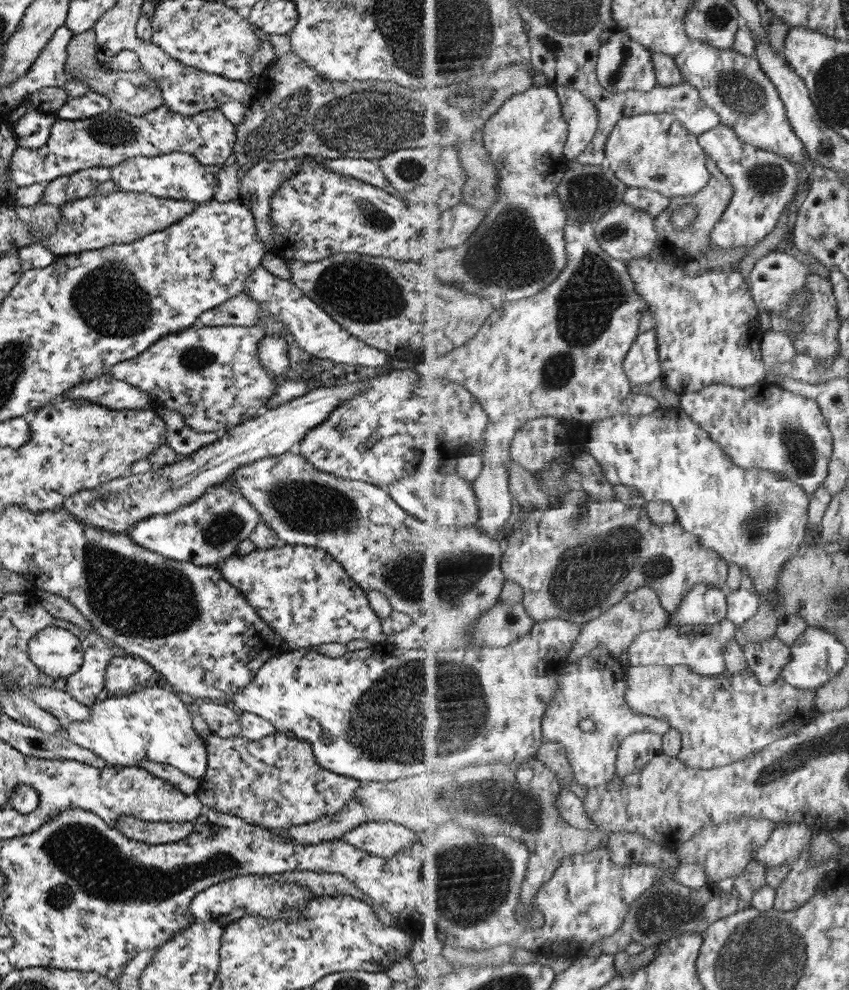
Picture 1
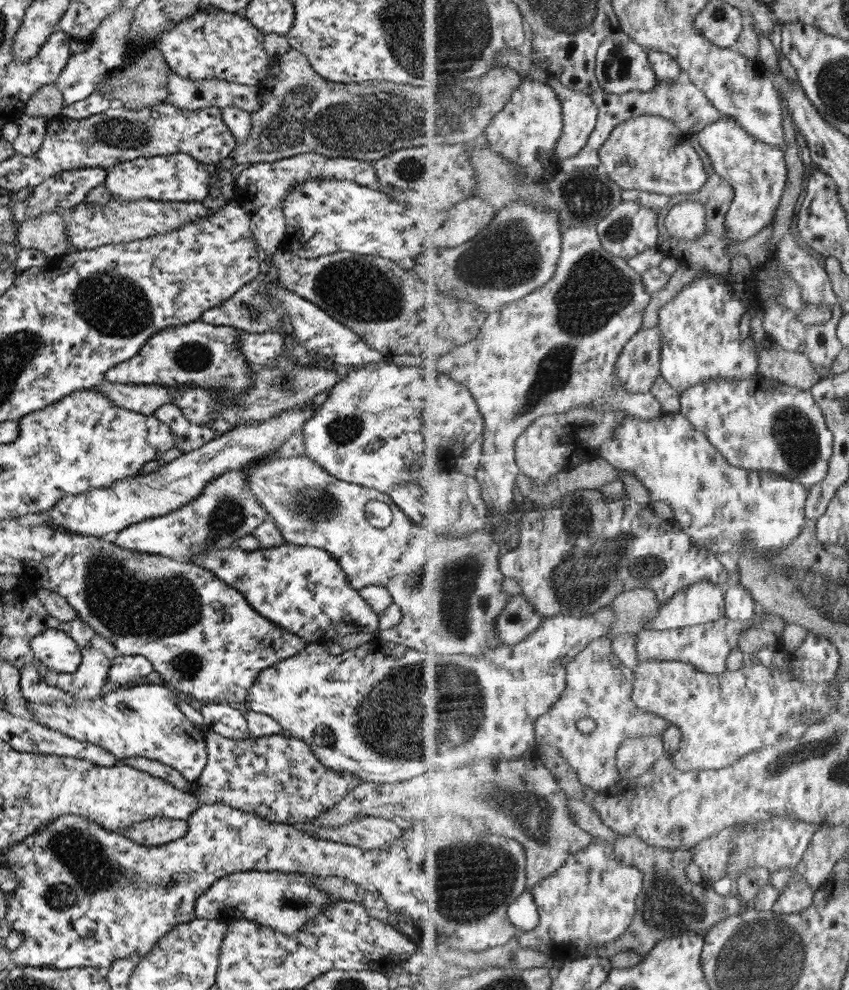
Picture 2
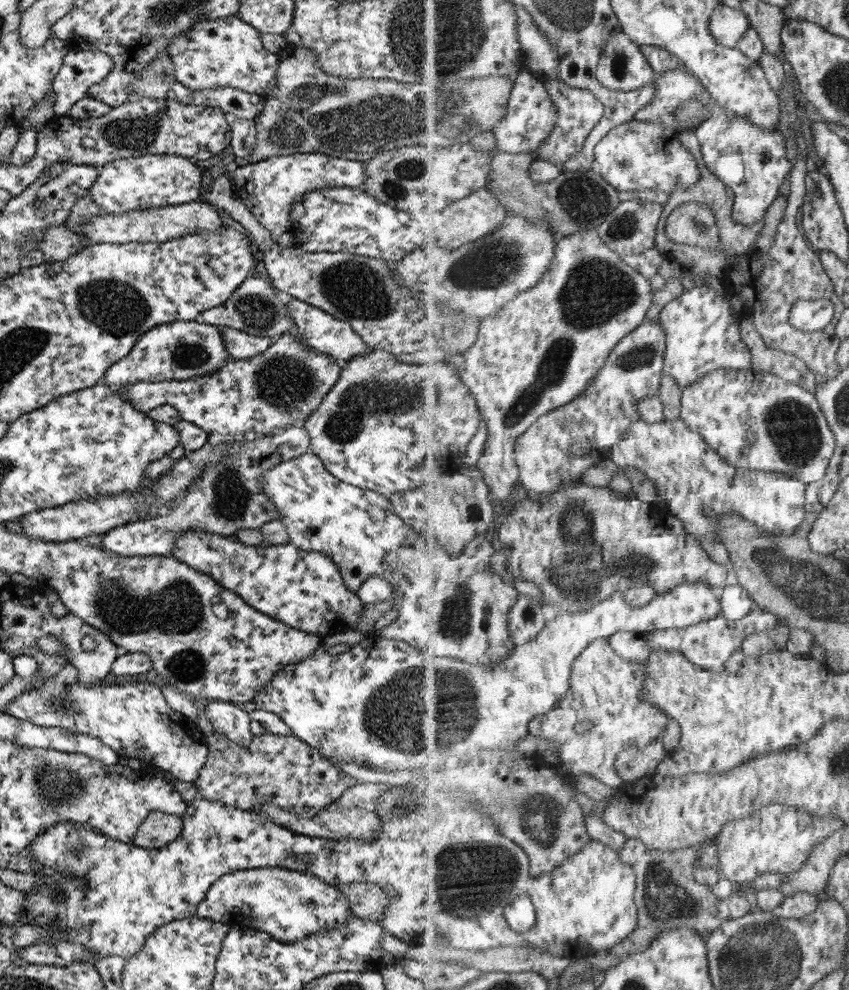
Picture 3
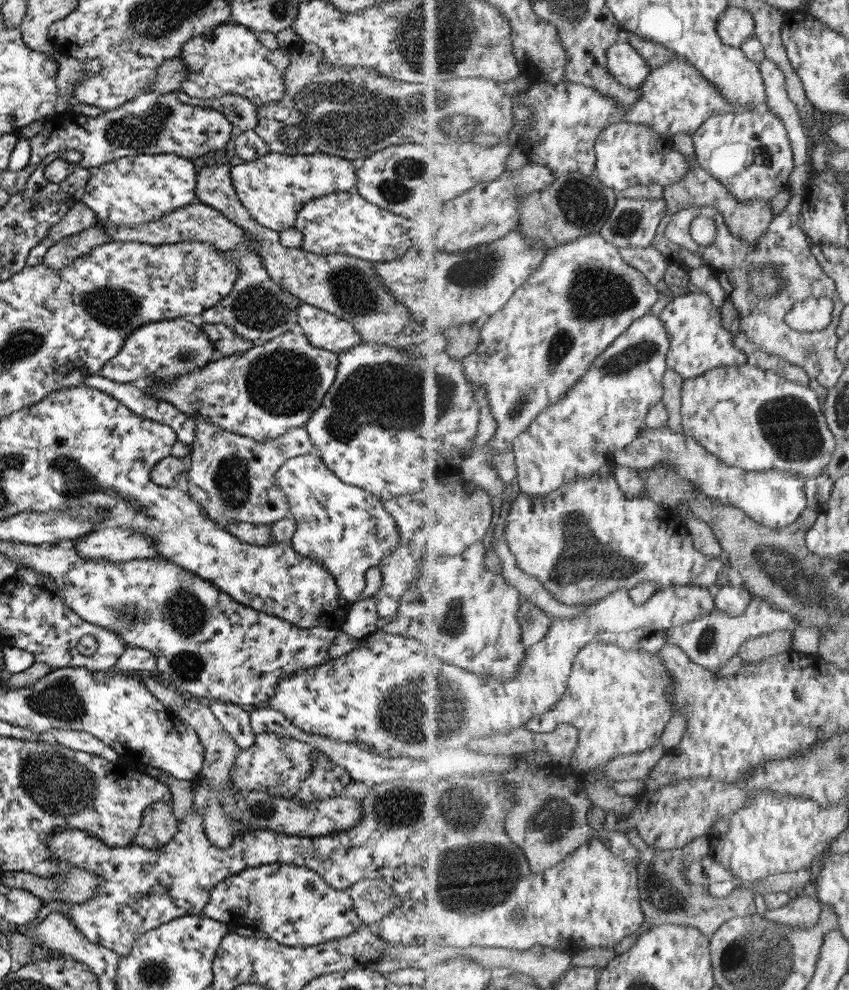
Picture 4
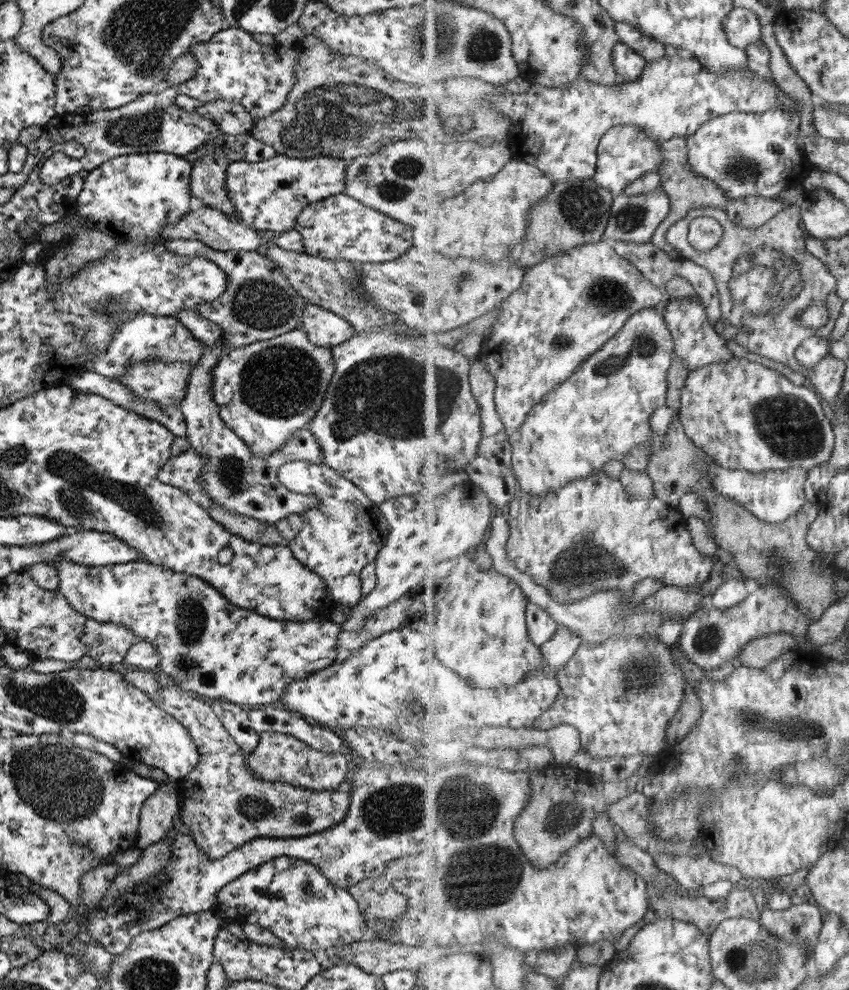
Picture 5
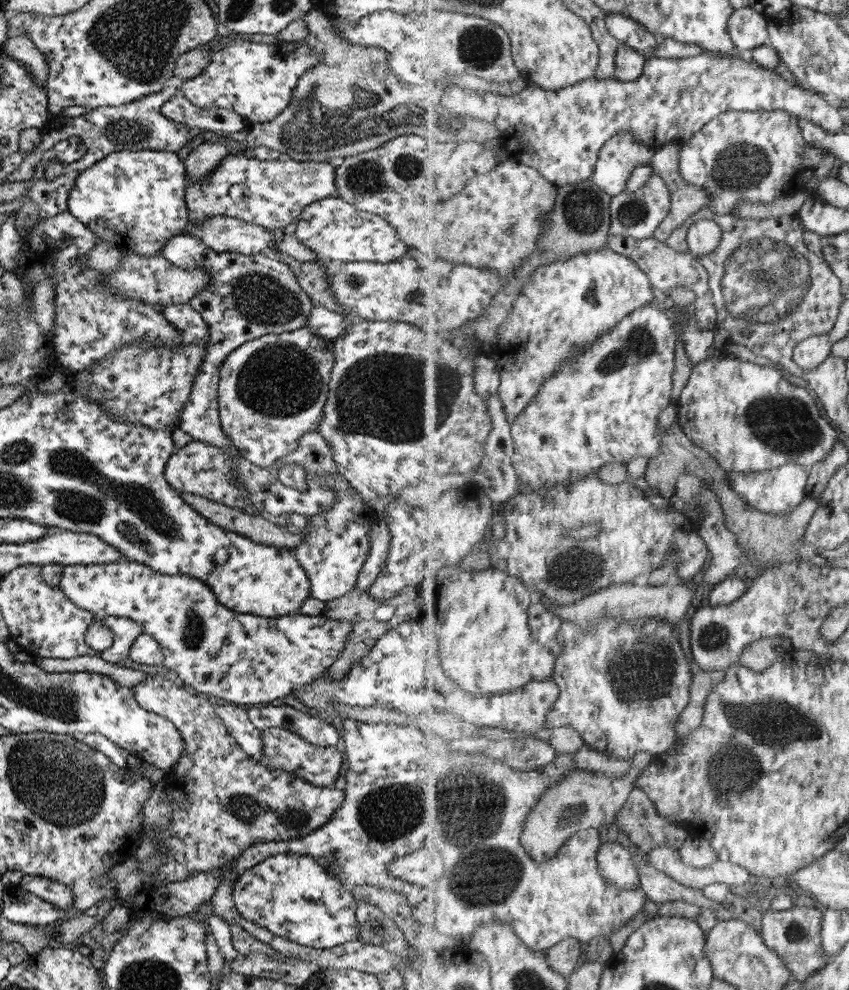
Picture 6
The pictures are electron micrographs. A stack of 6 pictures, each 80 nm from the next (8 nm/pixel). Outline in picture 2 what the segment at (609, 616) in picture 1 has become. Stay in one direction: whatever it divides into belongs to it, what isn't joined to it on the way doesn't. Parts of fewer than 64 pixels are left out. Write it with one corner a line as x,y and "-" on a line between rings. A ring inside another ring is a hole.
641,588
625,591
613,602
618,612
617,622
605,637
613,640
619,634
638,634
647,629
648,622
659,612
660,604
654,590

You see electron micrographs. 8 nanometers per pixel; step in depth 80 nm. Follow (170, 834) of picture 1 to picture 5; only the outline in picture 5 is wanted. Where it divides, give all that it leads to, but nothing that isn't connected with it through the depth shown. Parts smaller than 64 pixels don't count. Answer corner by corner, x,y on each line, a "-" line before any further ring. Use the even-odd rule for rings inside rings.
173,780
159,782
153,794
143,801
138,816
136,846
139,849
160,841
173,826
173,816
179,809
174,785

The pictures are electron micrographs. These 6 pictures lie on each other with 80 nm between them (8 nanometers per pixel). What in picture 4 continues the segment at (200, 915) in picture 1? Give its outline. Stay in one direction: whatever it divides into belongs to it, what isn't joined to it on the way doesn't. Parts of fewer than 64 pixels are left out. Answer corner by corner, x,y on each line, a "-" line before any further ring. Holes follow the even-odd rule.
269,863
243,869
210,888
207,905
201,911
205,918
230,925
253,927
259,934
284,946
315,947
343,938
362,924
352,911
352,900
345,891
329,886
314,870
289,863

